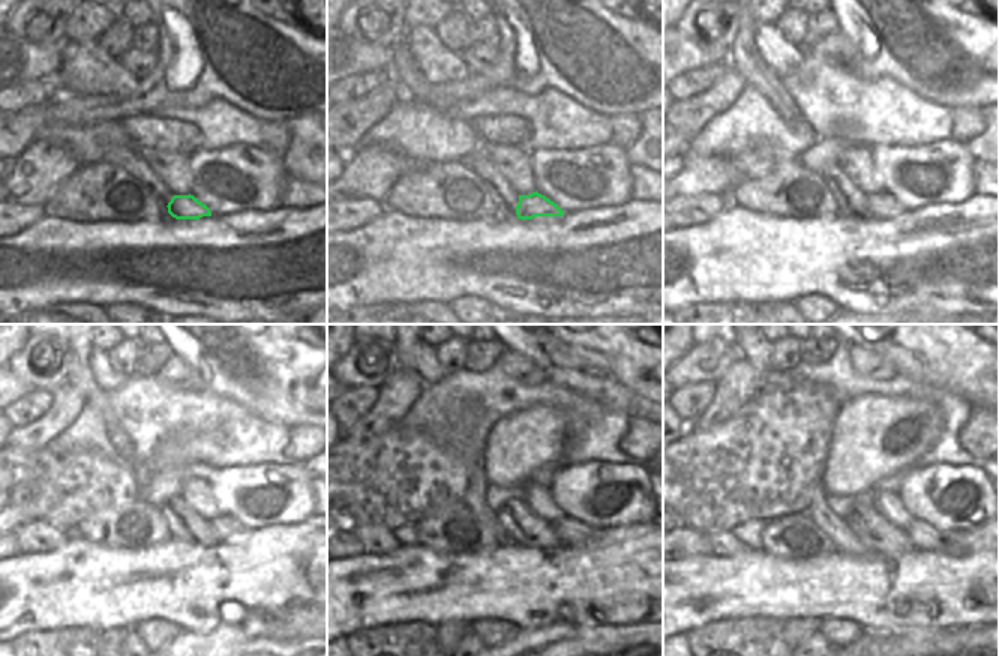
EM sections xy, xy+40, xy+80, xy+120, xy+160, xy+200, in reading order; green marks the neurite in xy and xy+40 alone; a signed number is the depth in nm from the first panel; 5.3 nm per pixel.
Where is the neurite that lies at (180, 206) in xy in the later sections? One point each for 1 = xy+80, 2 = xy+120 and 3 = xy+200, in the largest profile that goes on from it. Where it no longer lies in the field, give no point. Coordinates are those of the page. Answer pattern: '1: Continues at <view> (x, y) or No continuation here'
1: Continues at xy+80 (879, 204)
2: Continues at xy+120 (224, 527)
3: Continues at xy+200 (923, 536).

